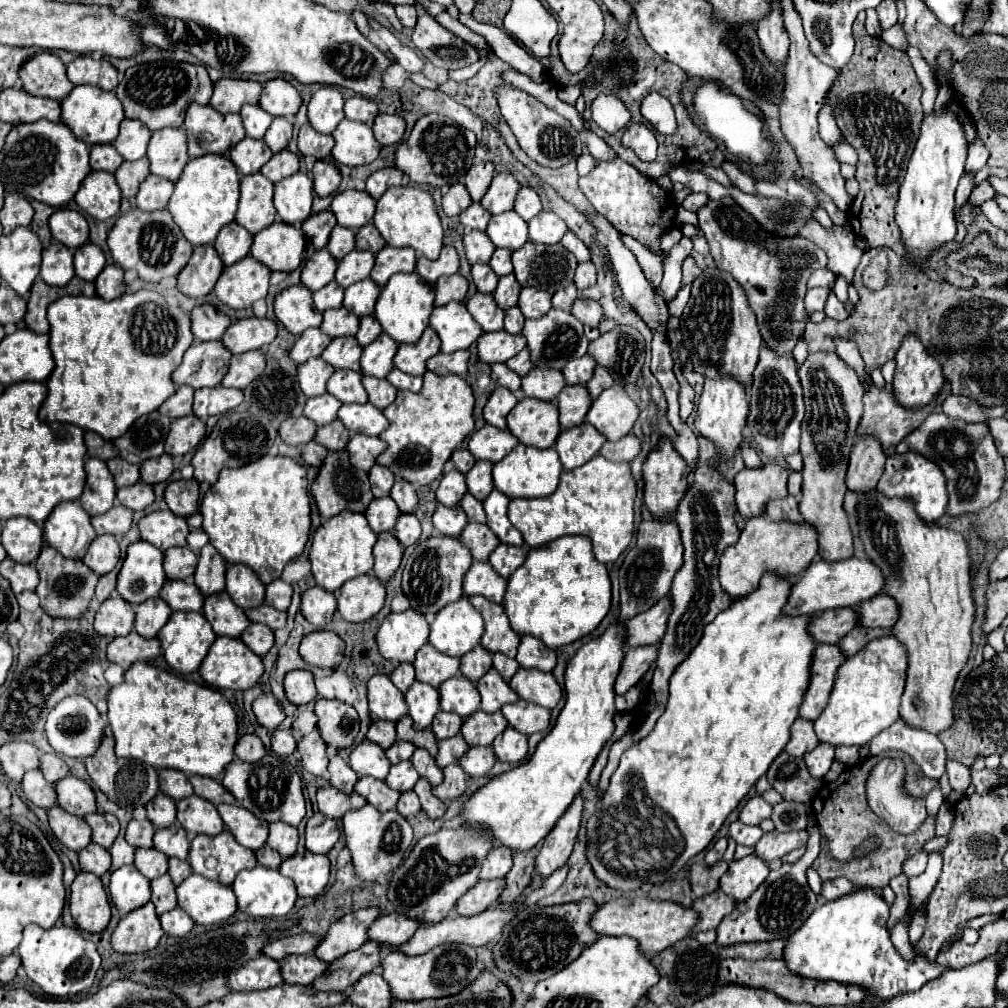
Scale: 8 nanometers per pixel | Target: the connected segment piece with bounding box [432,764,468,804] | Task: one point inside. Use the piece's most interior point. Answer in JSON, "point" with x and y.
{"point":[455,778]}

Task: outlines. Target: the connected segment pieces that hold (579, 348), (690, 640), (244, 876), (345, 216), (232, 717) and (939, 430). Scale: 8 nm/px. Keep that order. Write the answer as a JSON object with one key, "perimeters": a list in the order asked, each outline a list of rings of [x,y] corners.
{"perimeters":[[[[552,308],[548,314],[544,314],[538,320],[526,320],[524,338],[528,340],[528,348],[532,354],[532,362],[538,368],[562,368],[566,364],[566,356],[570,358],[580,358],[588,350],[588,338],[584,336],[582,324],[572,316],[572,312]]],[[[698,436],[700,442],[700,460],[698,468],[694,472],[694,482],[686,492],[686,498],[682,498],[678,512],[674,516],[680,536],[682,536],[682,546],[684,546],[684,564],[676,572],[672,588],[670,588],[670,602],[672,602],[672,612],[668,618],[666,634],[660,640],[660,650],[658,650],[658,660],[656,660],[656,672],[650,684],[652,700],[656,704],[664,704],[668,700],[668,680],[674,674],[676,666],[688,658],[688,654],[696,648],[696,644],[702,638],[704,626],[710,624],[726,606],[732,604],[730,596],[722,590],[718,582],[718,562],[724,552],[724,548],[732,546],[738,542],[740,532],[736,526],[736,502],[734,502],[734,486],[728,484],[718,470],[712,470],[708,466],[708,460],[714,460],[714,446],[706,442],[706,438]]],[[[260,864],[254,870],[240,872],[232,888],[238,898],[238,910],[256,918],[286,916],[296,902],[294,882]]],[[[344,190],[334,196],[330,210],[336,214],[340,226],[358,230],[372,222],[376,212],[376,200],[368,192]]],[[[136,662],[124,676],[124,682],[114,686],[108,696],[108,720],[112,734],[116,738],[116,754],[138,758],[156,769],[174,768],[182,770],[188,776],[210,776],[220,778],[224,768],[234,760],[234,744],[238,740],[238,722],[236,712],[230,702],[214,688],[202,686],[182,676]]],[[[932,412],[912,434],[908,434],[898,444],[896,452],[918,452],[940,466],[948,484],[948,516],[976,514],[1000,498],[1000,490],[1006,480],[1004,458],[996,450],[994,438],[984,422],[968,424],[946,418],[942,412]]]]}

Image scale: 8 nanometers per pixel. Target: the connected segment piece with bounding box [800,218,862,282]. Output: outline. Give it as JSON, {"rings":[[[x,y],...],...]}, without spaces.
{"rings":[[[810,218],[800,234],[826,250],[828,270],[832,270],[836,276],[846,276],[852,282],[854,270],[862,258],[862,250],[854,246],[856,236],[852,230],[848,230],[846,226],[824,228],[820,222]]]}

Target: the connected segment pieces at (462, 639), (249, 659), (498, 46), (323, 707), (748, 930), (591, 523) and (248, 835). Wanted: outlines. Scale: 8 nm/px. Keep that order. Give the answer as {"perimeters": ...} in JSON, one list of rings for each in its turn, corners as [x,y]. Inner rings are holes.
{"perimeters":[[[[460,598],[454,604],[446,604],[430,626],[430,644],[444,654],[464,656],[472,650],[484,634],[484,620],[480,612],[468,602],[468,598]]],[[[218,636],[200,666],[200,674],[214,688],[248,690],[264,674],[264,664],[240,638]]],[[[458,14],[458,20],[462,24],[466,24],[472,32],[480,34],[486,38],[486,42],[490,44],[490,48],[494,50],[494,54],[504,60],[506,64],[514,66],[514,70],[528,74],[532,80],[542,82],[546,76],[546,68],[540,60],[536,60],[534,56],[530,56],[522,46],[518,46],[504,30],[500,28],[492,28],[488,24],[480,24],[472,18],[472,14]]],[[[318,700],[314,710],[326,744],[336,750],[350,748],[360,730],[358,712],[340,700]]],[[[814,816],[808,818],[808,850],[806,854],[796,860],[794,864],[782,862],[780,866],[774,866],[768,874],[768,878],[762,882],[762,886],[758,886],[758,890],[742,904],[738,904],[726,918],[722,918],[720,926],[716,928],[718,946],[730,946],[730,944],[738,944],[738,942],[760,942],[760,940],[776,940],[776,938],[790,938],[790,934],[794,934],[804,922],[806,918],[814,912],[814,908],[818,906],[818,898],[816,894],[812,894],[808,880],[806,880],[806,870],[810,868],[812,860],[818,856],[820,852],[820,834],[818,834],[818,826],[814,822]]],[[[594,456],[580,468],[564,470],[558,490],[546,498],[516,498],[510,502],[510,522],[522,532],[530,548],[544,546],[566,534],[582,534],[592,540],[594,556],[600,562],[614,562],[630,544],[634,534],[634,498],[638,486],[630,464],[610,462]]],[[[220,804],[218,812],[222,814],[222,820],[226,824],[226,828],[234,834],[234,838],[250,848],[250,850],[258,850],[262,844],[266,844],[268,840],[268,824],[260,818],[256,818],[252,812],[248,812],[246,808],[238,806],[238,804]]]]}

